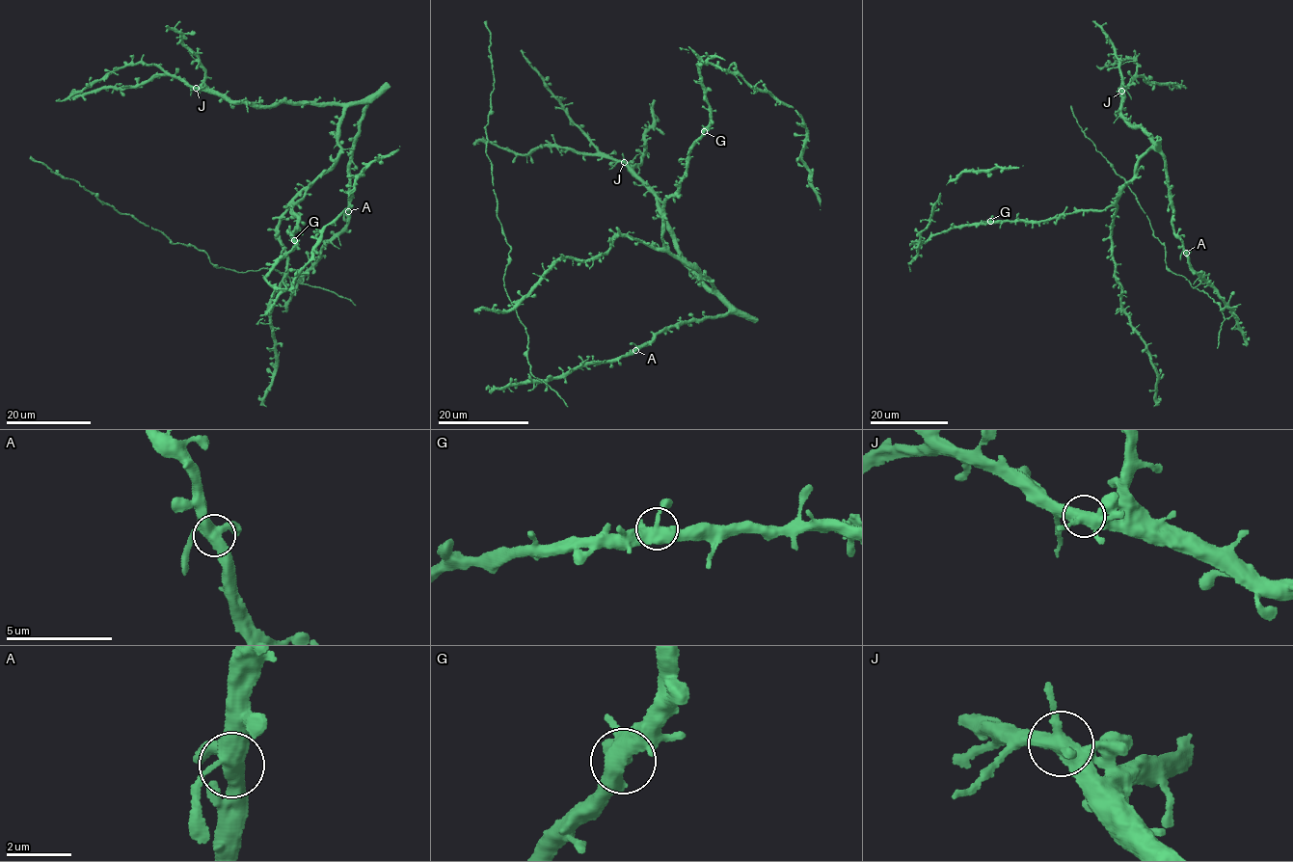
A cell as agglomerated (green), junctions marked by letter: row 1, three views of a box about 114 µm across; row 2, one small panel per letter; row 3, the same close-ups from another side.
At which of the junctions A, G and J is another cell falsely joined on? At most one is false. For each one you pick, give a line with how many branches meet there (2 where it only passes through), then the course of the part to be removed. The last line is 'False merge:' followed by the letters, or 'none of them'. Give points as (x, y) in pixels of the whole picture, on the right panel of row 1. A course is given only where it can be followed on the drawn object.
False merge: none of them

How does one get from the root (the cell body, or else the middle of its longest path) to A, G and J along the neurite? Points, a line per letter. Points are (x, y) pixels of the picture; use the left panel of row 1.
A: (362, 110), (360, 134), (348, 171), (351, 195), (348, 210)
G: (362, 110), (364, 102), (346, 108), (335, 164), (290, 206), (297, 220), (290, 235), (294, 240)
J: (362, 110), (366, 103), (364, 102), (282, 102), (251, 107), (196, 88)

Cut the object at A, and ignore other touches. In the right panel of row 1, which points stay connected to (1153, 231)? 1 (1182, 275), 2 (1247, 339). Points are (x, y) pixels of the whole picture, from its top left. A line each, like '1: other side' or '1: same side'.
1: same side
2: other side

